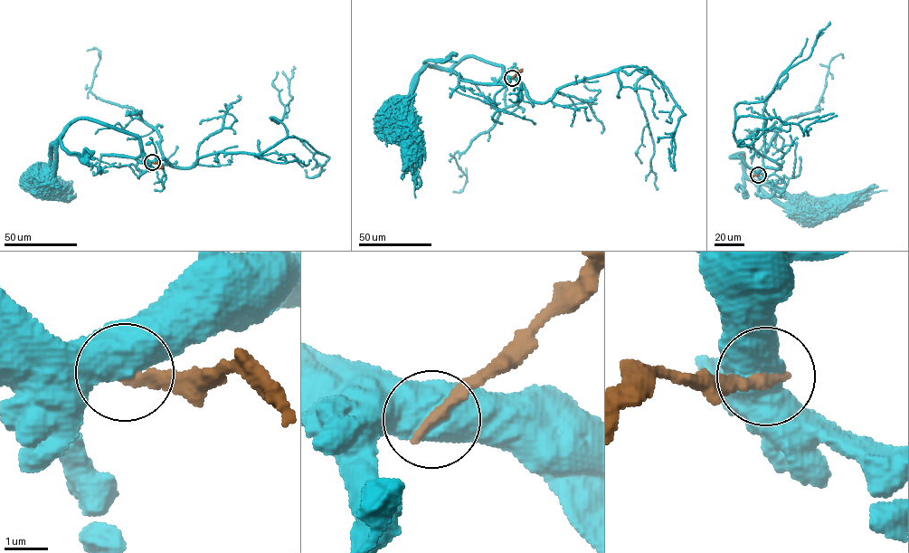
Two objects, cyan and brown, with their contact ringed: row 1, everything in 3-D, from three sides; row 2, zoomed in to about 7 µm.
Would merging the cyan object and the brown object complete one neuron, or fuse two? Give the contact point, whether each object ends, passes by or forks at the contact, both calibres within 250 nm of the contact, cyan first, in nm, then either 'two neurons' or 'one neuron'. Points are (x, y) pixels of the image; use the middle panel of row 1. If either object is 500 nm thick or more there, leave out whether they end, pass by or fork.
place (512, 78); calibres 800 and 320 nm; two neurons

